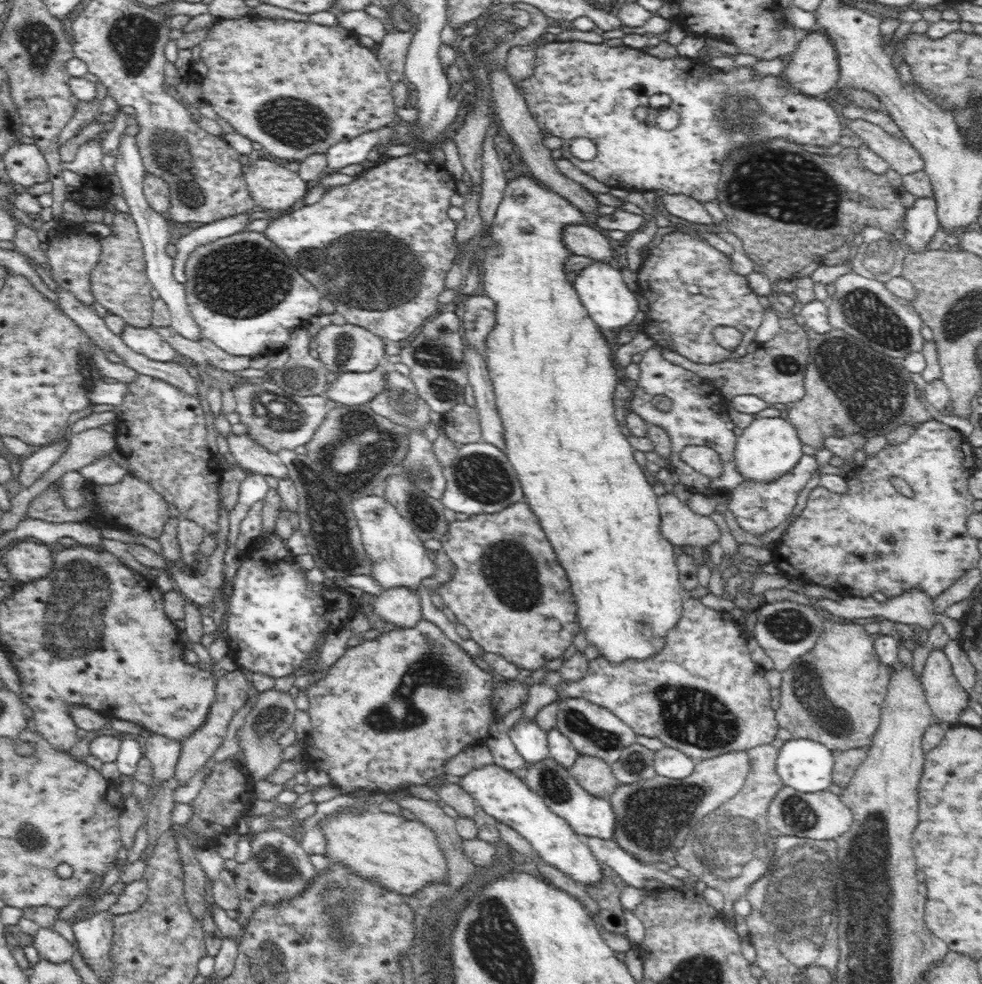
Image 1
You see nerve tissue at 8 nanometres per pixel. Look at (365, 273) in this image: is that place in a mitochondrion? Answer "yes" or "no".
yes

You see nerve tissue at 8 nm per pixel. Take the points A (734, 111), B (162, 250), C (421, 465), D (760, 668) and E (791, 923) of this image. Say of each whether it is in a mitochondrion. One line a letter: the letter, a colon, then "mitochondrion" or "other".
A: mitochondrion
B: other
C: mitochondrion
D: other
E: mitochondrion

